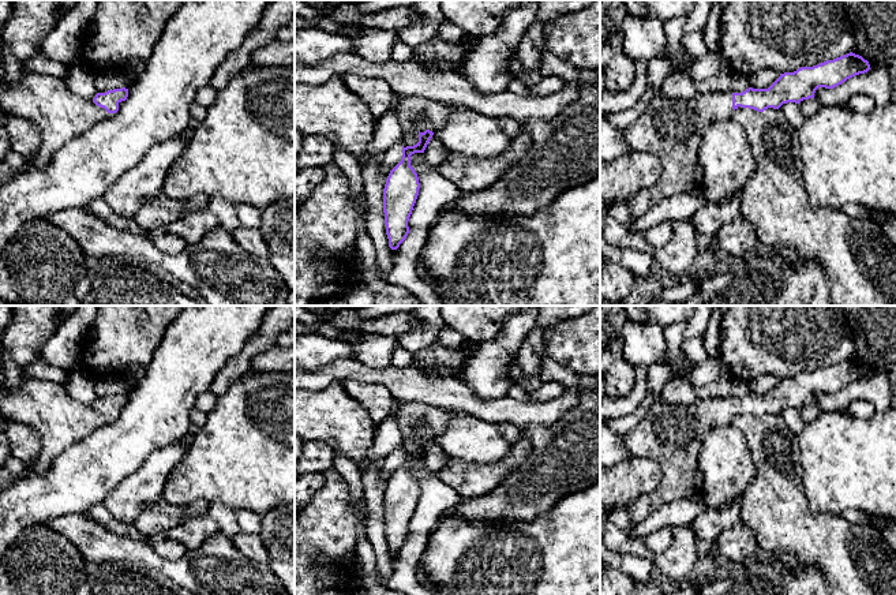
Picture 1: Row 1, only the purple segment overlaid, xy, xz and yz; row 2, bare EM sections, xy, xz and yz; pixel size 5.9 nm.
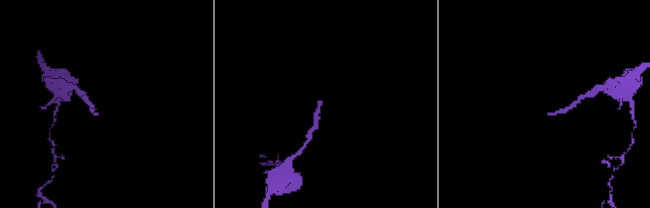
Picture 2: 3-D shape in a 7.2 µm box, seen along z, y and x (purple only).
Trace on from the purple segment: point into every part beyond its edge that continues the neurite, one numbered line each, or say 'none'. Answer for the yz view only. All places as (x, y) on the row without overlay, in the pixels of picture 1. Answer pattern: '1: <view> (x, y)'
1: yz (671, 434)

